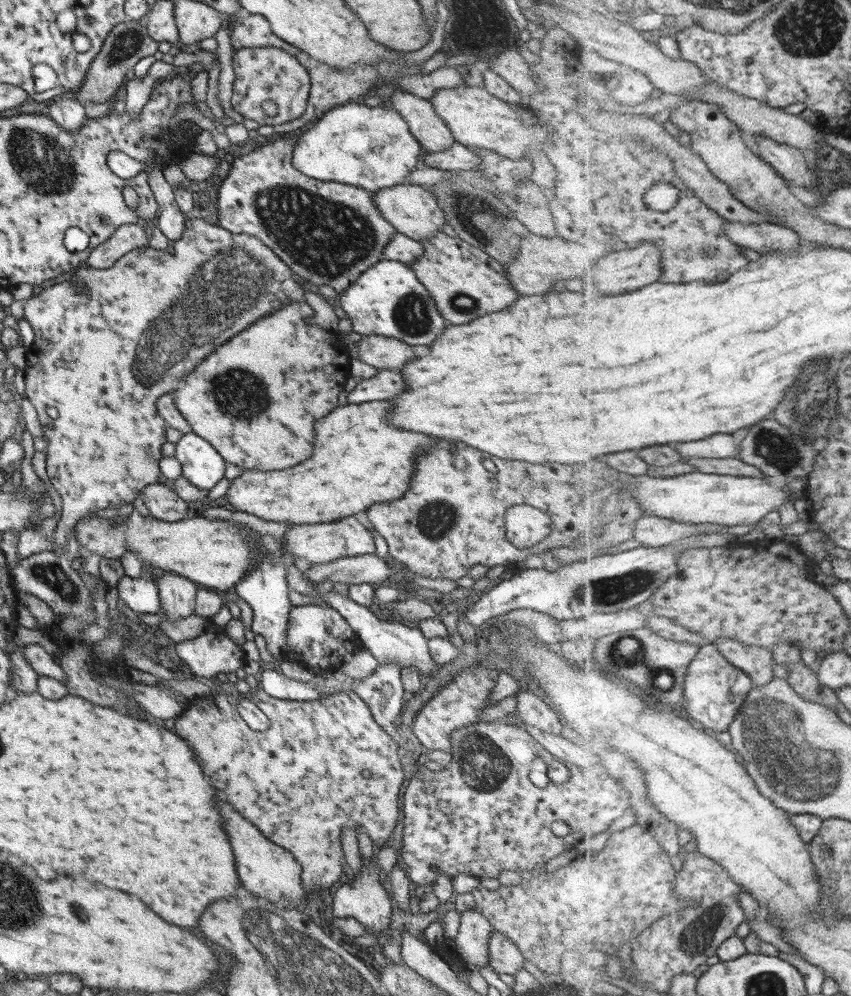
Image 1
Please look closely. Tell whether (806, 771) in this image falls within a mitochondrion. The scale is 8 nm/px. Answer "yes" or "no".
yes

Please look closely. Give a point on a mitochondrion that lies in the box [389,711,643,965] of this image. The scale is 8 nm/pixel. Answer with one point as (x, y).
(482, 764)

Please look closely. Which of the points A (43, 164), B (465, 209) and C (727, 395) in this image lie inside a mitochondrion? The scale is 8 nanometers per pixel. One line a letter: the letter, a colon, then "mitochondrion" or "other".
A: mitochondrion
B: mitochondrion
C: other

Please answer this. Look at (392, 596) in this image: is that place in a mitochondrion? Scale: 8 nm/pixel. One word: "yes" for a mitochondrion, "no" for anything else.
no

